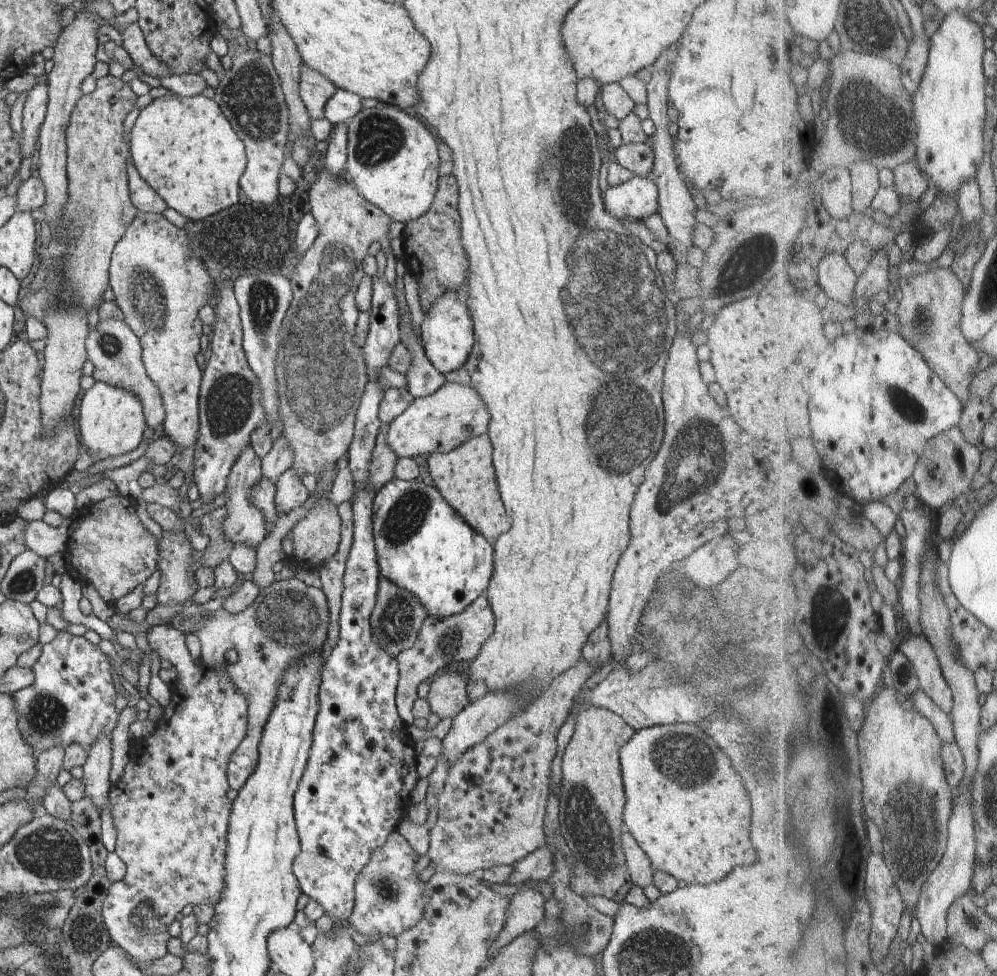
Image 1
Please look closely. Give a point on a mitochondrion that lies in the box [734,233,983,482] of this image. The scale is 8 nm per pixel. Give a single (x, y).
(909, 407)

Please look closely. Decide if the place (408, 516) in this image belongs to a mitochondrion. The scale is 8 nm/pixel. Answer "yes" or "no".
yes

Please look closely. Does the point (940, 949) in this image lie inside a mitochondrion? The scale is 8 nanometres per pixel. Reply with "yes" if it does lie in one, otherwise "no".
no

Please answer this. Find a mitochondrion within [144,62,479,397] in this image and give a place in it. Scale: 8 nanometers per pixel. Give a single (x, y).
(380, 136)

